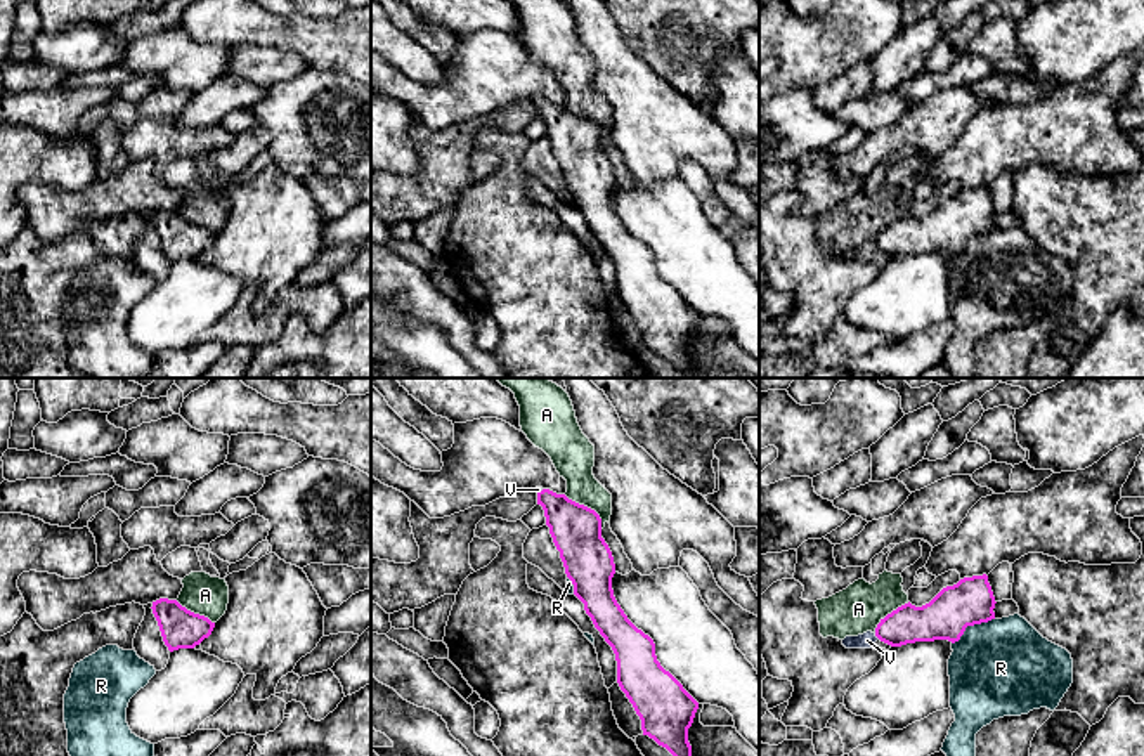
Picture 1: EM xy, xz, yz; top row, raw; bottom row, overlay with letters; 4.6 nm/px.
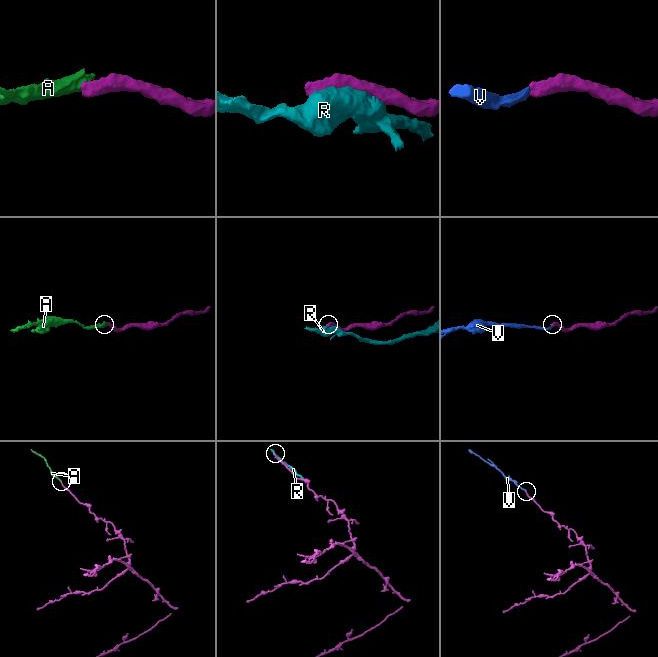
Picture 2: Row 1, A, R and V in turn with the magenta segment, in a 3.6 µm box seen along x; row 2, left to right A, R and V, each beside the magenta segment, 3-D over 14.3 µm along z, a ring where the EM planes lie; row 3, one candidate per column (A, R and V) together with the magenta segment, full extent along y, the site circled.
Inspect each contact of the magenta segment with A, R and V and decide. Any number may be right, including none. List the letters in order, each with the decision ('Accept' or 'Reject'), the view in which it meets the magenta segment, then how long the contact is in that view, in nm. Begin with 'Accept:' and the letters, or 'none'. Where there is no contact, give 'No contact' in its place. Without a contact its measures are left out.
Accept: V
A: Reject. Touches magenta in xz. Shared border 240 nm
R: Reject. Touches magenta in yz. Shared border 240 nm
V: Accept. Touches magenta in yz. Shared border 40 nm

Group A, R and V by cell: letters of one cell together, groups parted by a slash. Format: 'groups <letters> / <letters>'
groups A / R / V

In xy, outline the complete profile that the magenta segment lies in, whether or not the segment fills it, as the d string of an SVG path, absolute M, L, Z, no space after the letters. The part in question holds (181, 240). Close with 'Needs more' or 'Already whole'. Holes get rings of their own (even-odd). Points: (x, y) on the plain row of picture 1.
M159 210L153 213L151 220L170 264L194 260L215 239L208 229L187 222L177 212Z. Already whole

